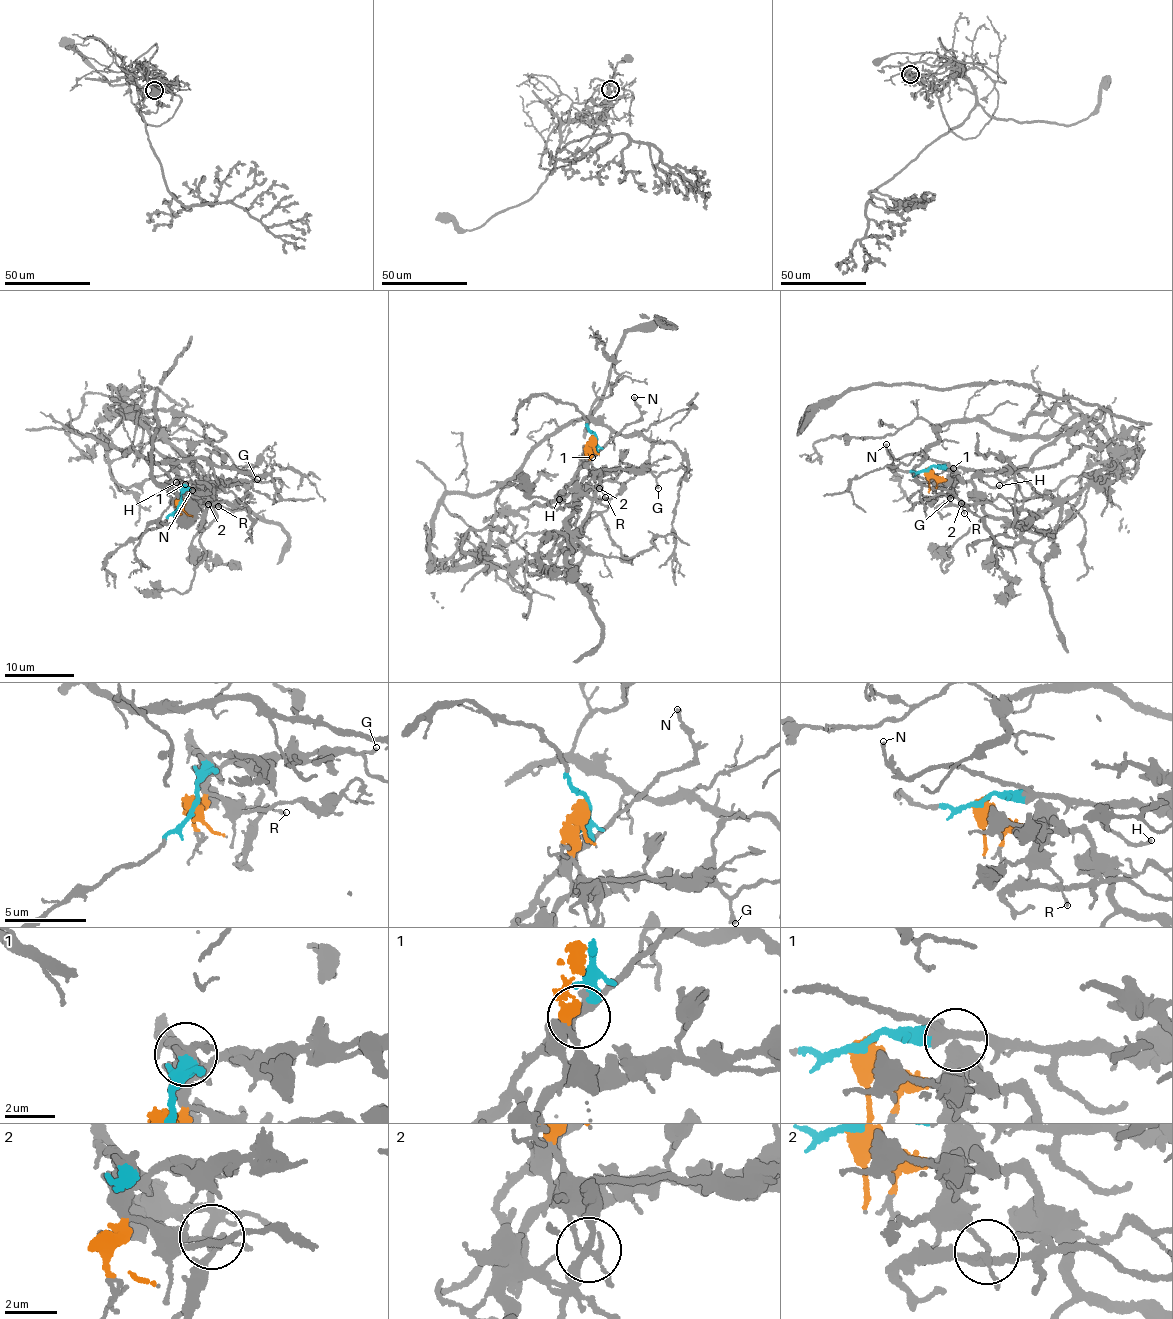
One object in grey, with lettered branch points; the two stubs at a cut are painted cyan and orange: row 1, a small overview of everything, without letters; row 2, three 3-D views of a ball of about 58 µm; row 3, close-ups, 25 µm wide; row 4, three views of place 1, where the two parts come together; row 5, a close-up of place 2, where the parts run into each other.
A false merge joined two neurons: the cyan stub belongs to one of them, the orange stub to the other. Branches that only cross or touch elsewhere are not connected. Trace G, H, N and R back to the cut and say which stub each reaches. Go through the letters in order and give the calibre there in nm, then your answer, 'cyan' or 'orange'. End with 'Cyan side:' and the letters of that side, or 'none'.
G: 200 nm thick; orange
H: 220 nm thick; cyan
N: 240 nm thick; cyan
R: 160 nm thick; orange
Cyan side: H, N

